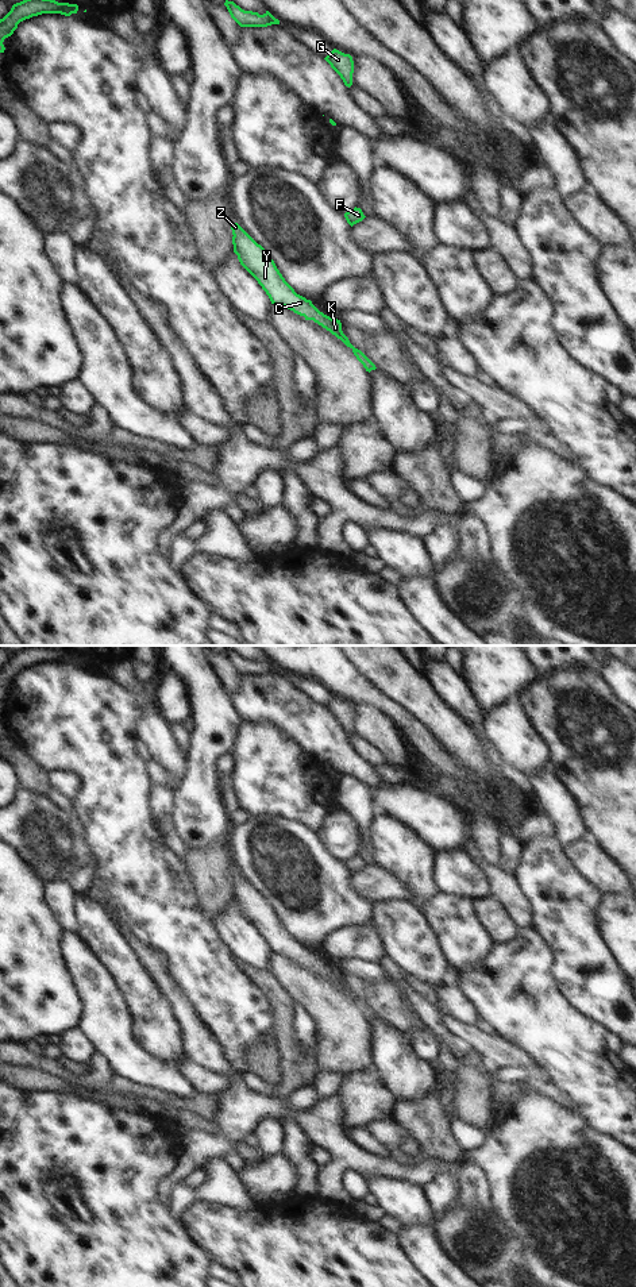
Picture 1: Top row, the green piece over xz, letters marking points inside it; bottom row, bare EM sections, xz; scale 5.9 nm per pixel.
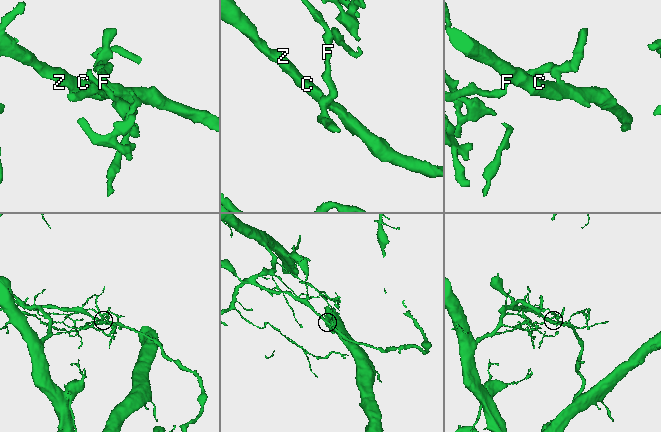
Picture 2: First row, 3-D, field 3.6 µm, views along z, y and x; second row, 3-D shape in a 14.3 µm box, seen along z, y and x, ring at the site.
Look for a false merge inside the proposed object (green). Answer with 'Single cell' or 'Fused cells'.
Fused cells.

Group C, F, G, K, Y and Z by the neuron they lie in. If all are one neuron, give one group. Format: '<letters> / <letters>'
C G K Y Z / F

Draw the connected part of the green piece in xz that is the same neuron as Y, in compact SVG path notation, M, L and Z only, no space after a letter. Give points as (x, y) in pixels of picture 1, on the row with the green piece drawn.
M238 223L231 226L234 253L238 255L240 265L258 281L269 296L271 304L285 307L294 313L304 316L305 320L313 320L347 347L354 355L361 358L365 369L375 370L375 365L358 348L355 348L342 331L342 323L320 312L311 300L297 294L285 281L277 269L271 257L258 244Z

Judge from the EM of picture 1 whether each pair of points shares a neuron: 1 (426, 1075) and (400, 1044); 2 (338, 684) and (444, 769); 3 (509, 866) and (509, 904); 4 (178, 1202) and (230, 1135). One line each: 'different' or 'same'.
1: same
2: same
3: different
4: different

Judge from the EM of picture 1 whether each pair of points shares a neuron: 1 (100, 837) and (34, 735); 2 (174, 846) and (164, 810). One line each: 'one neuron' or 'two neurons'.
1: one neuron
2: one neuron

